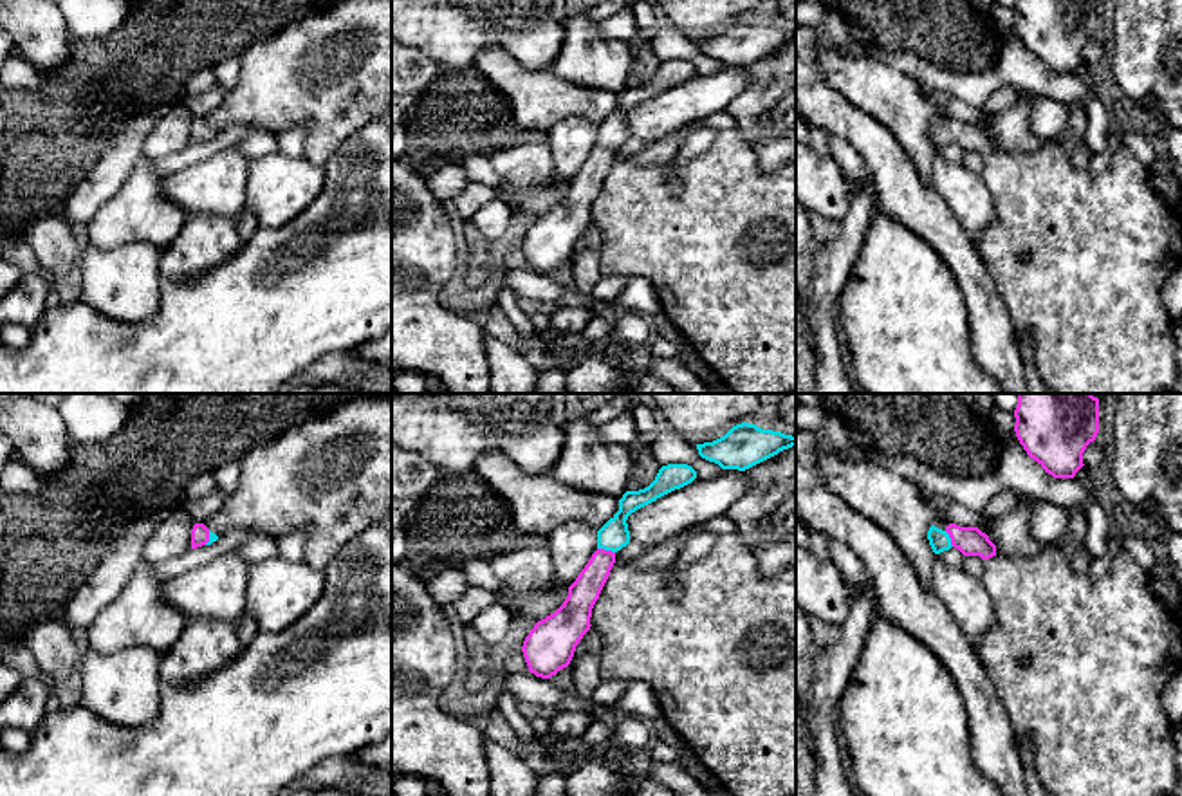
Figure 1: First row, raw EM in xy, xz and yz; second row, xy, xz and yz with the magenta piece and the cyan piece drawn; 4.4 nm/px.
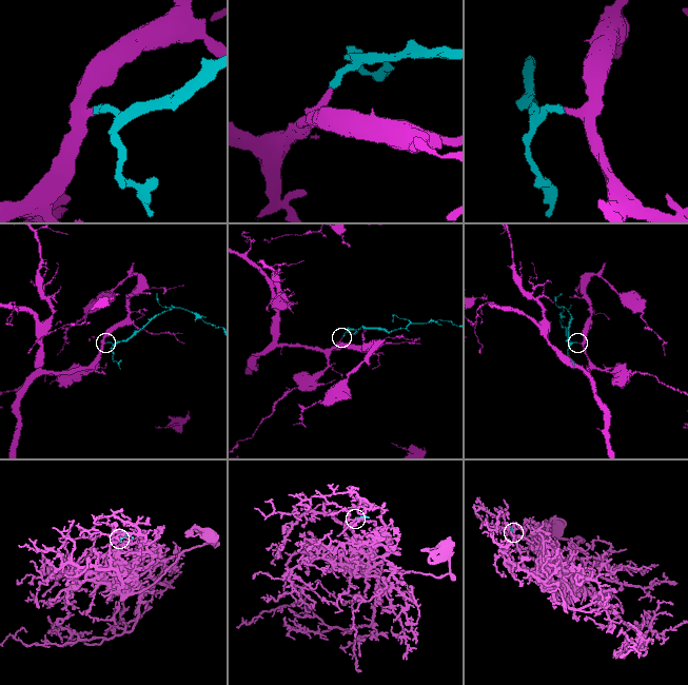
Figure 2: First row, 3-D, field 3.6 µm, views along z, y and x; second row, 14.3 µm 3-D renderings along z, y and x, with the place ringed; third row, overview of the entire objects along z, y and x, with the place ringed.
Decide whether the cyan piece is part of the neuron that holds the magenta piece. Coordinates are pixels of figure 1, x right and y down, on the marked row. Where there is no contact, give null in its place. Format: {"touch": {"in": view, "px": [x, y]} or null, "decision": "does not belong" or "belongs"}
{"touch": {"in": "xz", "px": [607, 551]}, "decision": "belongs"}

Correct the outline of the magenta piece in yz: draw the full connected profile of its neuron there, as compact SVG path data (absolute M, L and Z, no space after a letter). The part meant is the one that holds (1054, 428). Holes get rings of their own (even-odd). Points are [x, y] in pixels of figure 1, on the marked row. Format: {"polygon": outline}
{"polygon": "M1018 393L1014 431L1030 458L1054 478L1074 478L1085 466L1083 453L1099 433L1099 399L1092 393Z"}

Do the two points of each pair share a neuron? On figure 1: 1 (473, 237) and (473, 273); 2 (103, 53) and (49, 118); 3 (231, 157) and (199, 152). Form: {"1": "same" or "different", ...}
{"1": "same", "2": "same", "3": "different"}

